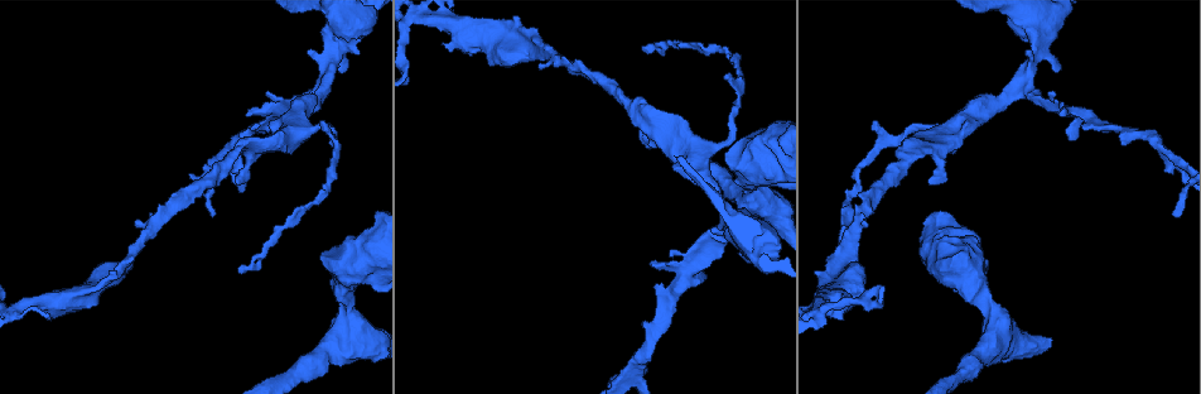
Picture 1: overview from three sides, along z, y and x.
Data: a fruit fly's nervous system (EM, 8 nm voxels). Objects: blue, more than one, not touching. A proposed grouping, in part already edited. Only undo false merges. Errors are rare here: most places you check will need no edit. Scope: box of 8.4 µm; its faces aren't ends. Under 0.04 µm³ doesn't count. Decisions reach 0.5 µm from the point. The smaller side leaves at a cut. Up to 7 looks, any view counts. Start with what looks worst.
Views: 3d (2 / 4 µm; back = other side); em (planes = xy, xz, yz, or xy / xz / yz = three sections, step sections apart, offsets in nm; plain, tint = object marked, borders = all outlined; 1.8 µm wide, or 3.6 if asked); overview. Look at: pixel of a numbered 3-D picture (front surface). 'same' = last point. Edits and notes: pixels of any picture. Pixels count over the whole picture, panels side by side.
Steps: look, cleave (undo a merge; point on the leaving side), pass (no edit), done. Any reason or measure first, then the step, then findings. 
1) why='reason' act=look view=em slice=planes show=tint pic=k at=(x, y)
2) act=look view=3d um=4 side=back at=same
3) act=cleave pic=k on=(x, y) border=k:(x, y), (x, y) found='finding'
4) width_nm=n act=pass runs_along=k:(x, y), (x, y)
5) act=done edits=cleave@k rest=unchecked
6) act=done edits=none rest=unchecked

why='calibre changes' act=look view=3d um=2 pic=1 at=(452, 24)

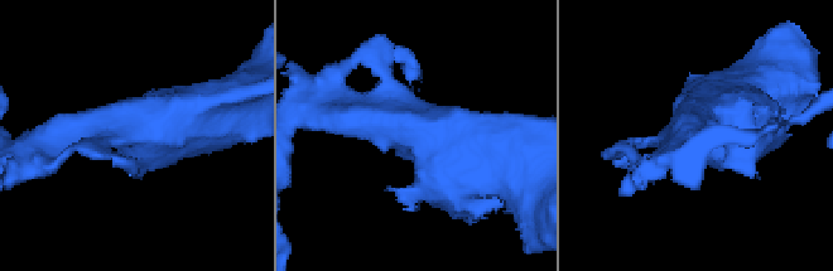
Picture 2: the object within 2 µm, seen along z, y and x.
why='shape alone is not enough' act=look view=em slice=yz step=4 show=tint pic=2 at=(699, 125)

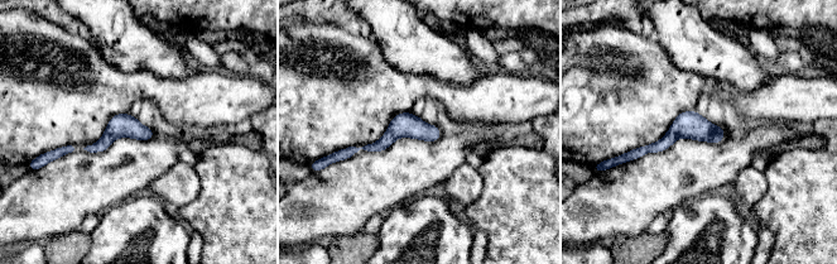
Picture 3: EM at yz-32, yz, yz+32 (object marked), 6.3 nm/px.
act=pass runs_along=3:(721, 133), (677, 130), (630, 156) found='one neuron here'

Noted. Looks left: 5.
why='sudden change in width' act=look view=3d um=4 pic=1 at=(329, 64)

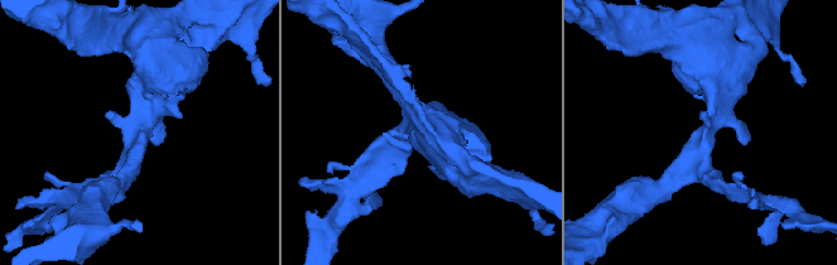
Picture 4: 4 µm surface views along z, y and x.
why='now the EM' act=look view=em slice=planes show=tint pic=4 at=(701, 135)

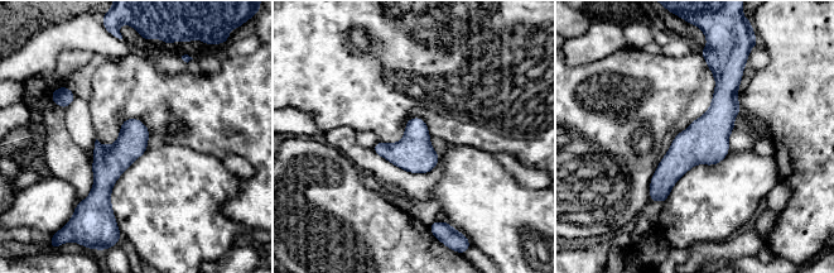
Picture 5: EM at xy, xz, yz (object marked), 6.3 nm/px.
width_nm=190 act=pass found='continuous, no second neuron'

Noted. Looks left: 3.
act=look view=3d um=2 pic=1 at=(524, 52)

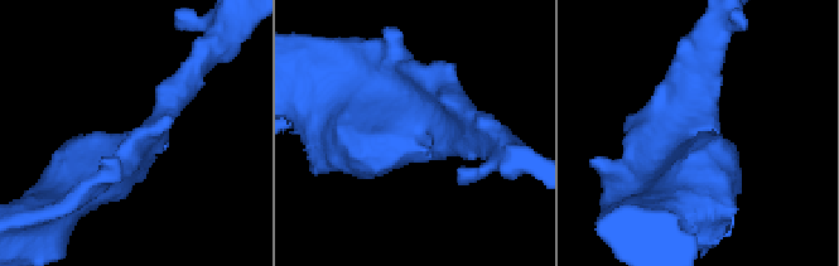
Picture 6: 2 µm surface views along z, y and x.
act=look view=em slice=yz step=4 show=tint pic=6 at=(137, 157)

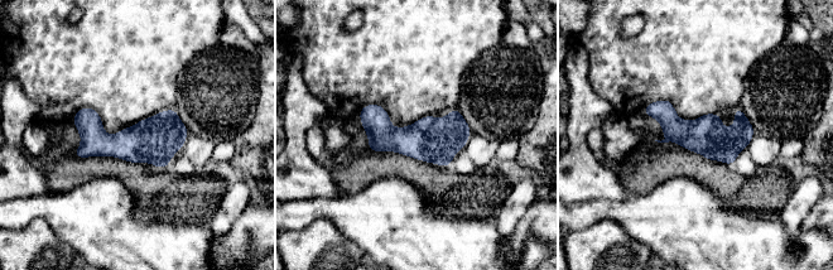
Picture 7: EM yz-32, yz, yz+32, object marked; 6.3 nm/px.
act=look view=em slice=planes show=borders at=same

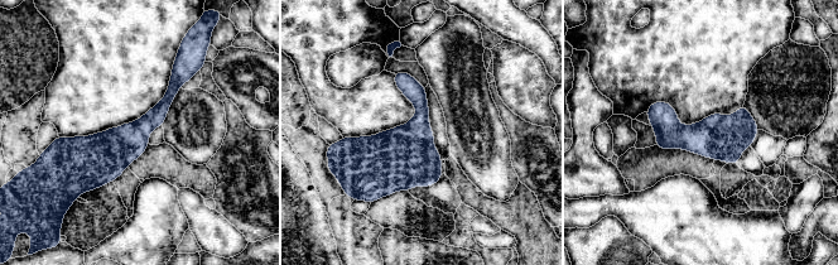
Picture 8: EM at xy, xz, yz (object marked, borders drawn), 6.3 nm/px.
act=pass runs_along=8:(187, 76), (125, 144), (63, 140) found='one neuron here'

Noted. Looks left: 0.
act=done edits=none rest=unchecked

